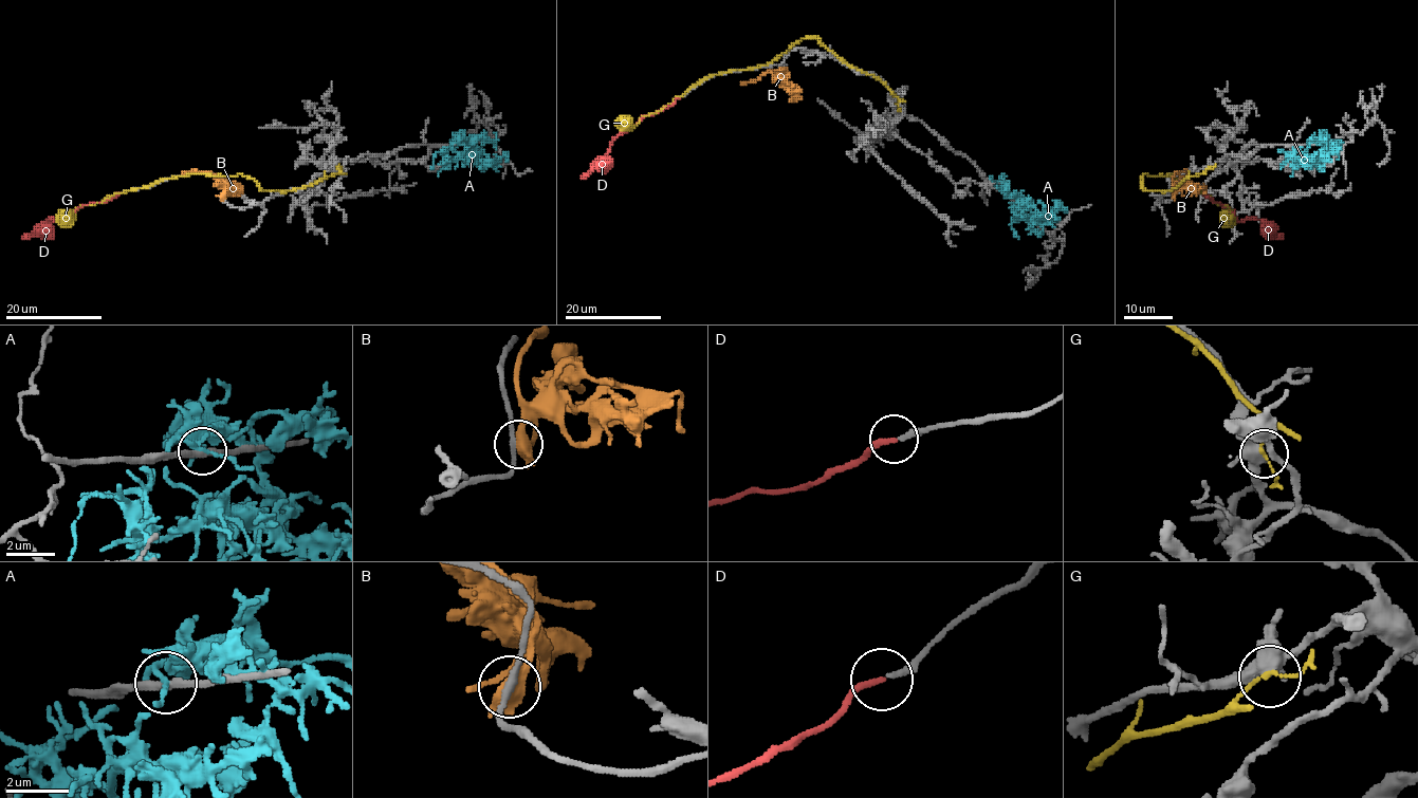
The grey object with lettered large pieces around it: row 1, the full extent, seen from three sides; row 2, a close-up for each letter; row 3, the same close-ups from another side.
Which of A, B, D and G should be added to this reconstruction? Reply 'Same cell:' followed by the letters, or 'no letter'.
Same cell: D

